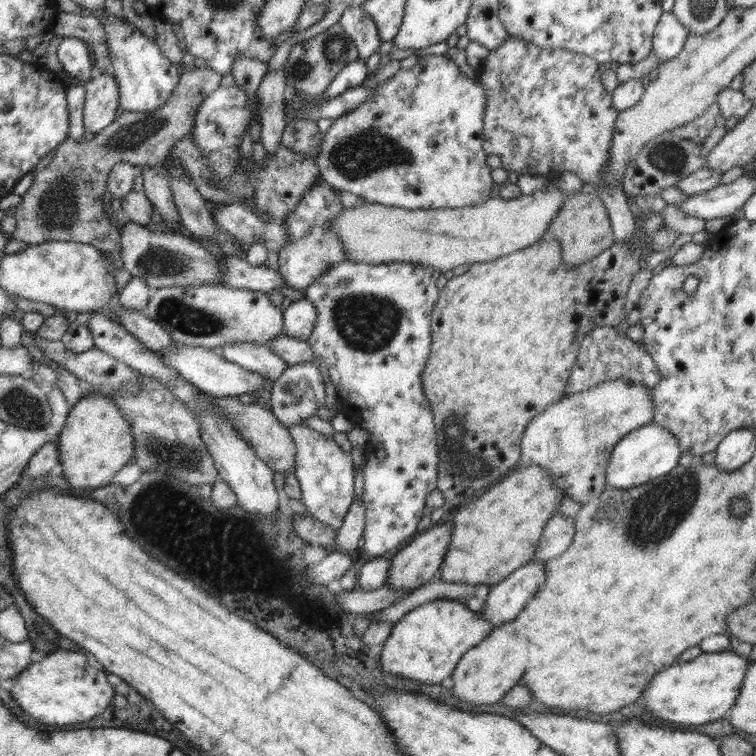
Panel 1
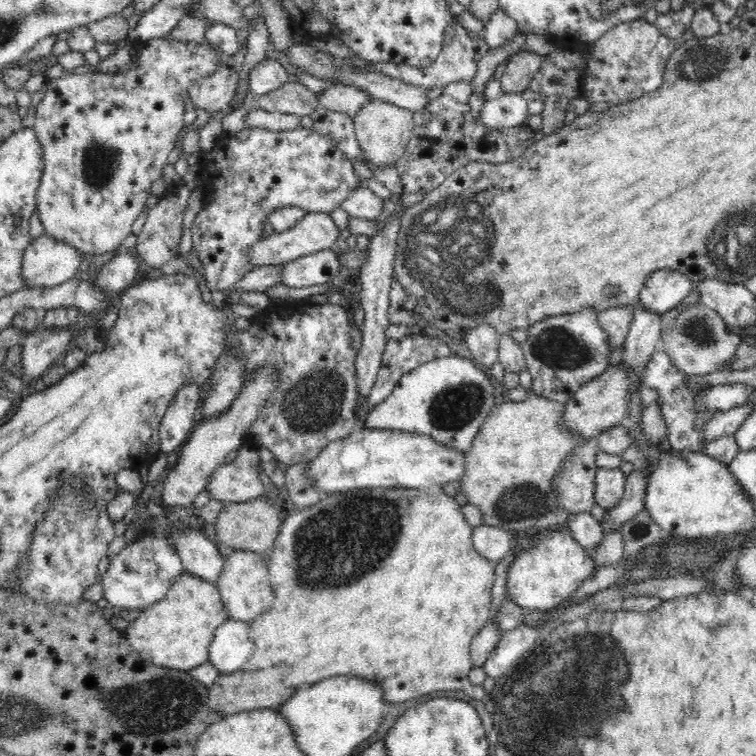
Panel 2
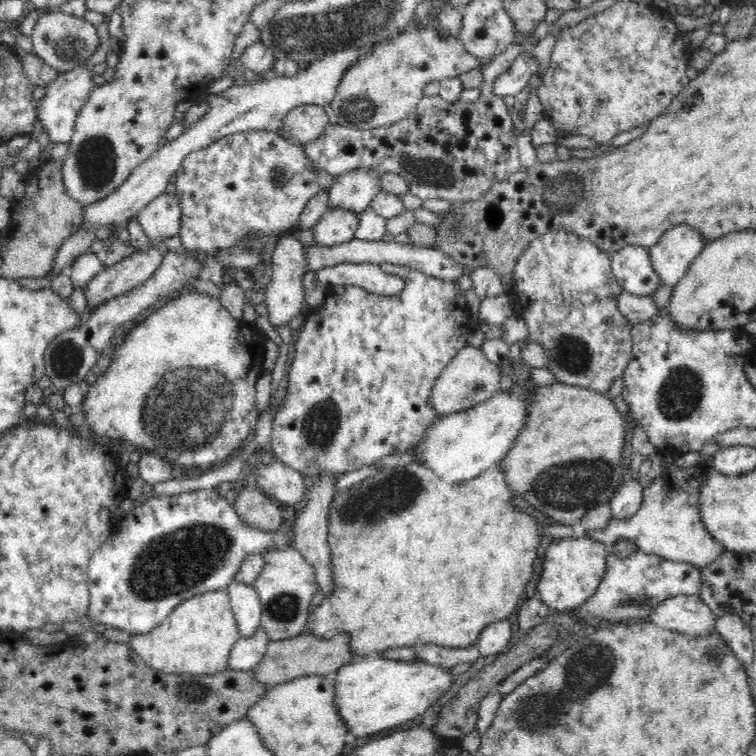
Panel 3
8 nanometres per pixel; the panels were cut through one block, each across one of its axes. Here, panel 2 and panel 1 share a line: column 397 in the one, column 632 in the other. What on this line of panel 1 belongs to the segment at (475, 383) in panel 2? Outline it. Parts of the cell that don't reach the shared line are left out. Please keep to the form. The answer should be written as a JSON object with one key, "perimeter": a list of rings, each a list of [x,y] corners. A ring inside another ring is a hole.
{"perimeter":[[[605,381],[588,391],[563,397],[526,426],[518,467],[538,466],[574,501],[581,505],[590,502],[608,486],[606,469],[616,444],[632,430],[653,422],[649,390],[627,381]]]}

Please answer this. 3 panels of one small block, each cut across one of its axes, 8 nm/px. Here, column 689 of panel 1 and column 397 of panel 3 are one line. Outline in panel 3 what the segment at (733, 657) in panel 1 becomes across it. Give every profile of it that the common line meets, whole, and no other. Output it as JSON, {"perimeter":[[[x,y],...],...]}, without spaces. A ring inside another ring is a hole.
{"perimeter":[[[380,656],[355,659],[337,670],[334,681],[335,703],[349,732],[358,738],[382,735],[397,724],[418,718],[434,704],[454,682],[450,668],[430,662],[404,662]]]}

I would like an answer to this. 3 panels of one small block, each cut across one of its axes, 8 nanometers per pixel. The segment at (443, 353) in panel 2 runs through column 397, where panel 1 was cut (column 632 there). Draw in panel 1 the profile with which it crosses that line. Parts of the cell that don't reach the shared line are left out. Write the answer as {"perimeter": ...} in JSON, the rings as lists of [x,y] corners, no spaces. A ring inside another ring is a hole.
{"perimeter":[[[596,326],[584,335],[563,397],[588,391],[605,381],[627,381],[644,389],[652,389],[660,381],[656,362],[643,344],[622,336],[615,326]]]}

